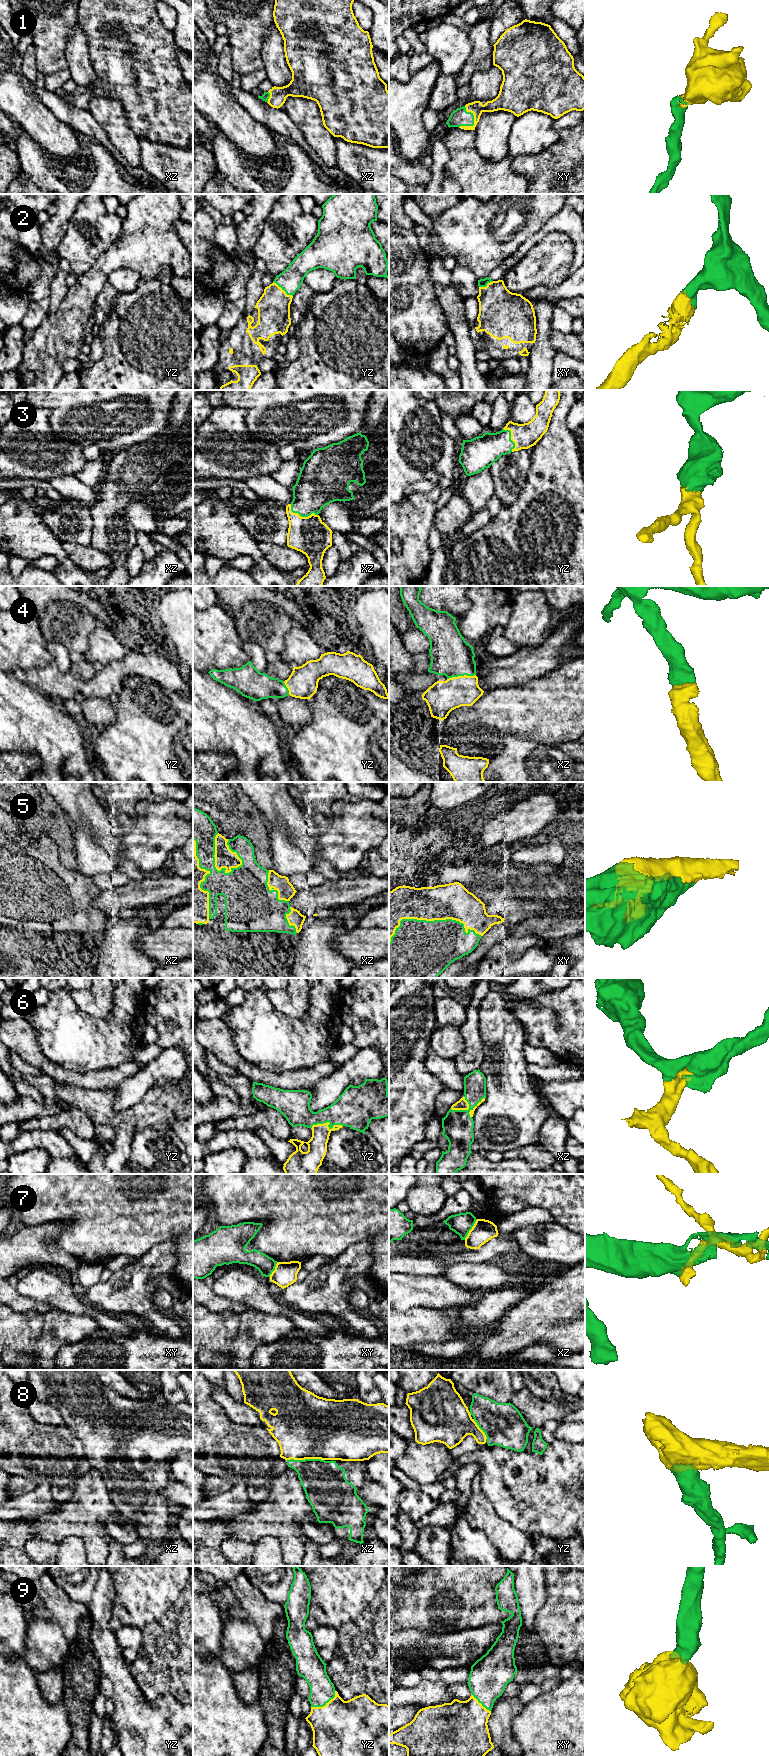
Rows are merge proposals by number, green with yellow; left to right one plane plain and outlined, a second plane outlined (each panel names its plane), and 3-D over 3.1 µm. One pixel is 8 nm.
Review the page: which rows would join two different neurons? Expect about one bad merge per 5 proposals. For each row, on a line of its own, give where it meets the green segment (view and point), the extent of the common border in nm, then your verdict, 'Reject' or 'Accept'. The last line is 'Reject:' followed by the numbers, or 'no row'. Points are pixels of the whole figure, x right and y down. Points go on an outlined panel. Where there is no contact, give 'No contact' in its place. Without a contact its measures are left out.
1: Touches green at xy (473, 121). Shared border 180 nm. Accept
2: Touches green at yz (283, 289). Shared border 200 nm. Accept
3: Touches green at xz (301, 516). Shared border 240 nm. Accept
4: Touches green at xz (461, 675). Shared border 240 nm. Accept
5: Touches green at xy (432, 921). Shared border 750 nm. Accept
6: Touches green at xz (468, 1109). Shared border 300 nm. Accept
7: Touches green at xz (471, 1228). Shared border 200 nm. Reject
8: Touches green at xz (305, 1459). Shared border 320 nm. Accept
9: Touches green at yz (325, 1704). Shared border 240 nm. Accept
Reject: 7

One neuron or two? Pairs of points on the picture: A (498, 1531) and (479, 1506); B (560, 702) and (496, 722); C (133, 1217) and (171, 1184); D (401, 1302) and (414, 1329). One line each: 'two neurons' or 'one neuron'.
A: one neuron
B: one neuron
C: one neuron
D: two neurons

